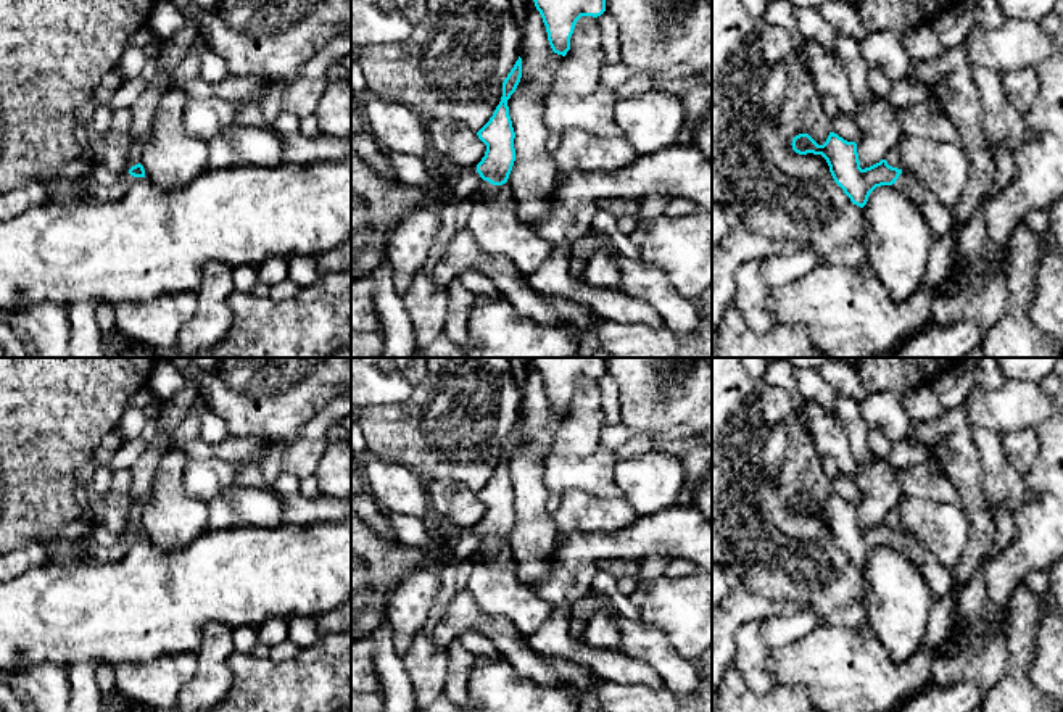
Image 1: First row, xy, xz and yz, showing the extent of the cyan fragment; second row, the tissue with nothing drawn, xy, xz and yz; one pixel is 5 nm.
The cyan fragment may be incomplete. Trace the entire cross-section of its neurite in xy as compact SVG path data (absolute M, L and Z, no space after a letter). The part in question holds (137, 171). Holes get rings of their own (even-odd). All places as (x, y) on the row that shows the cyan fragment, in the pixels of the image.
M139 163L129 169L127 174L119 176L110 185L92 185L89 188L89 197L98 201L116 201L126 197L135 177L145 177L145 169Z

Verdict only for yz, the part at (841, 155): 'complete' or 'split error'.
split error

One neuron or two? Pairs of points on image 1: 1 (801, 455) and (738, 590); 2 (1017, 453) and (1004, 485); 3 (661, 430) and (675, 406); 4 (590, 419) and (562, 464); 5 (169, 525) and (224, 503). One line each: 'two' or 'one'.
1: two
2: two
3: one
4: one
5: two

